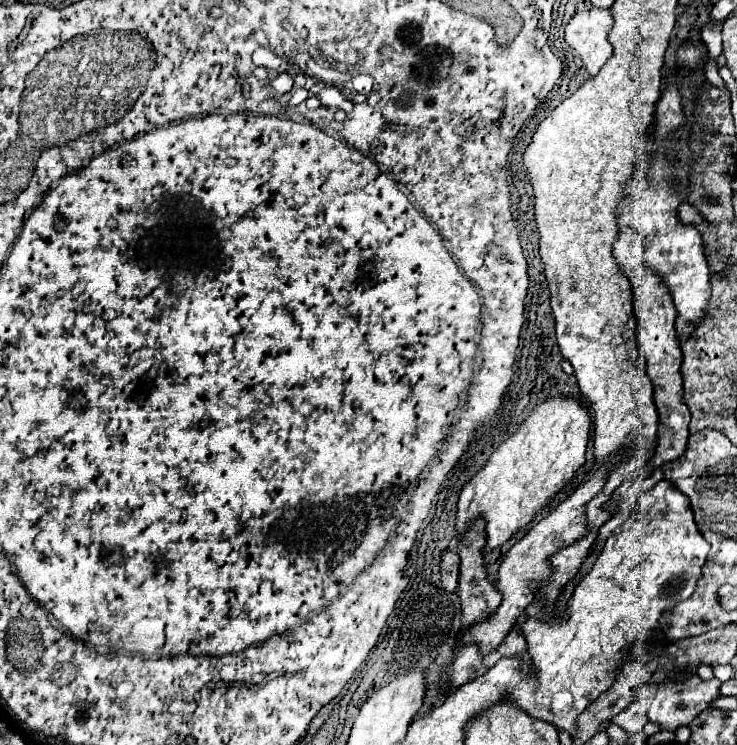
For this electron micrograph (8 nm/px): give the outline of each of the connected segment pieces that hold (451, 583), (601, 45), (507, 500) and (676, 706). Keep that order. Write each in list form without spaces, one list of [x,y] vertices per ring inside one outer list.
[[[446,549],[442,553],[440,561],[440,573],[442,573],[442,585],[446,591],[456,591],[458,577],[460,577],[460,557],[454,549]]]
[[[596,7],[574,13],[566,25],[566,43],[578,51],[590,75],[596,75],[612,55],[612,45],[608,41],[612,25],[612,11]]]
[[[552,397],[538,405],[534,413],[518,427],[514,435],[510,435],[488,459],[488,463],[464,485],[458,501],[458,517],[456,517],[456,531],[458,537],[464,535],[480,517],[484,519],[486,527],[486,545],[484,553],[494,551],[498,545],[504,545],[516,531],[526,527],[544,507],[548,507],[554,497],[572,483],[578,469],[586,463],[586,443],[590,437],[590,415],[580,405],[580,401],[572,397]]]
[[[692,675],[686,681],[672,681],[668,685],[660,685],[660,687],[644,683],[636,695],[636,701],[640,701],[642,707],[646,707],[646,713],[652,723],[656,723],[660,727],[680,727],[680,725],[688,725],[704,709],[708,709],[710,701],[718,695],[720,695],[720,681],[718,679],[704,681],[698,675]]]

